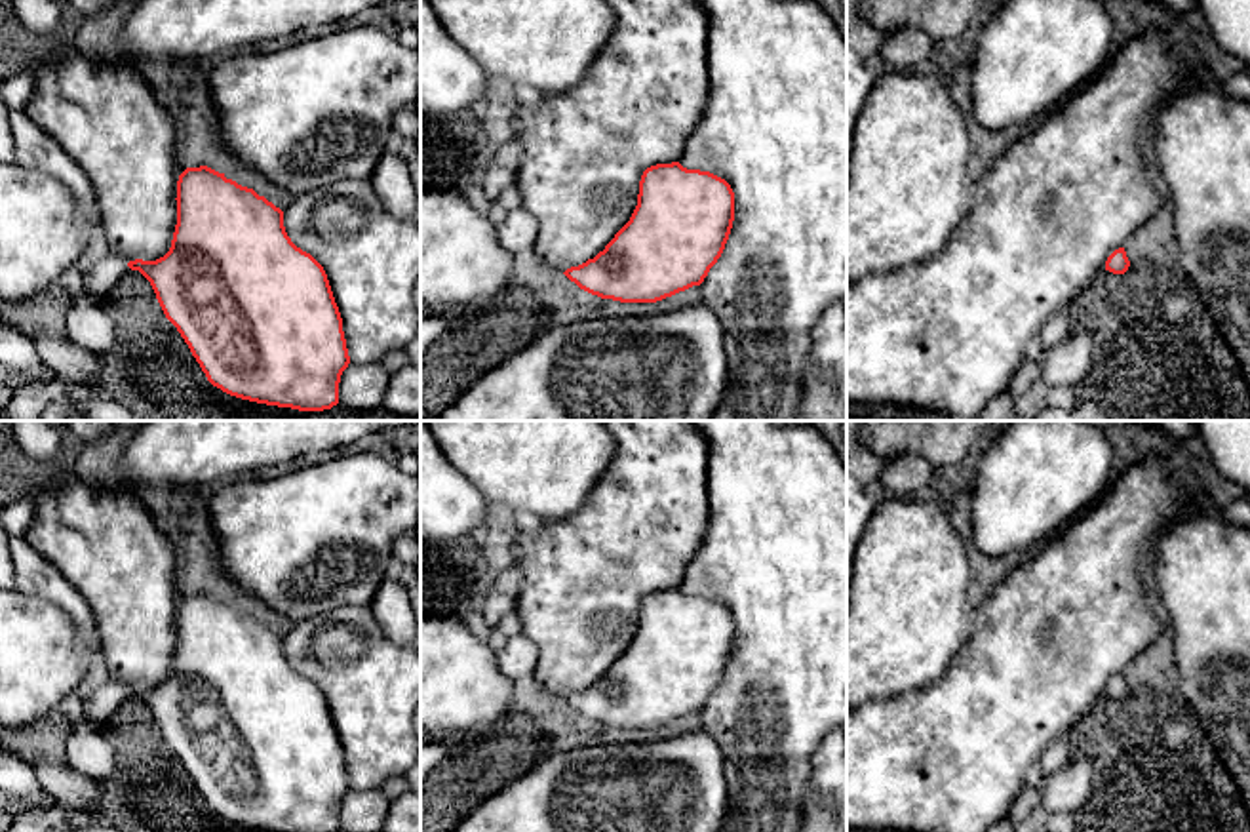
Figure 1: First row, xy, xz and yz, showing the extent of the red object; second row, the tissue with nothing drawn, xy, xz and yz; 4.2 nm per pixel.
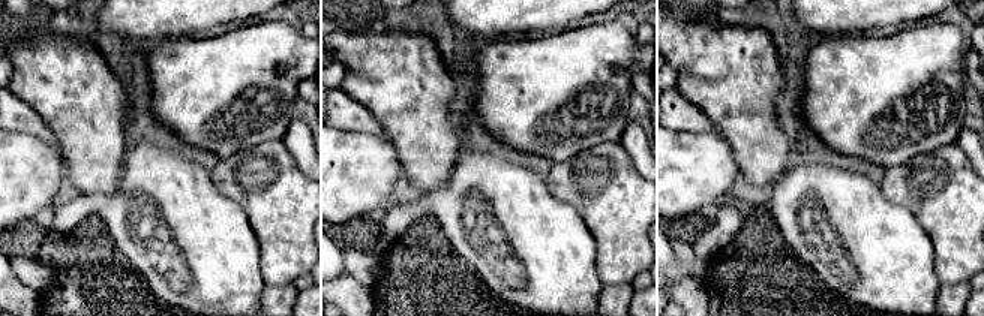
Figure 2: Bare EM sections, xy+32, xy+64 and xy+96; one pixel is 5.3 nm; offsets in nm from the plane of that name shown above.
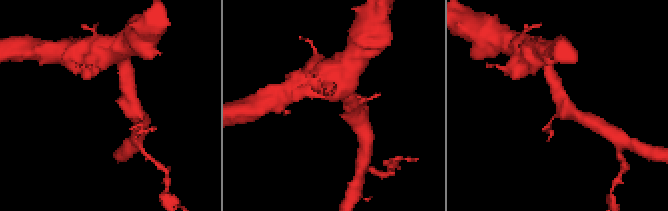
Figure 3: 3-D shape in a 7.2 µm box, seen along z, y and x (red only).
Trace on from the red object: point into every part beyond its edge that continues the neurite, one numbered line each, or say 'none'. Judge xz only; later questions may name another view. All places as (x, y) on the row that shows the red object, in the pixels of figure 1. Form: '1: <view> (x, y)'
none

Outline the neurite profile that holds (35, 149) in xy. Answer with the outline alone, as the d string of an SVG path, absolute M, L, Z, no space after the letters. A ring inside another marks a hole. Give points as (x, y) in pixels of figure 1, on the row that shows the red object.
M10 110L8 122L15 147L15 162L27 169L53 175L70 188L84 213L86 255L101 255L105 251L101 215L86 173L59 143L40 129L23 110Z

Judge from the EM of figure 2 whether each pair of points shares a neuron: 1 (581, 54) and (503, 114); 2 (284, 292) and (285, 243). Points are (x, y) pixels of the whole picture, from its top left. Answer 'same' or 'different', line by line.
1: same
2: different

